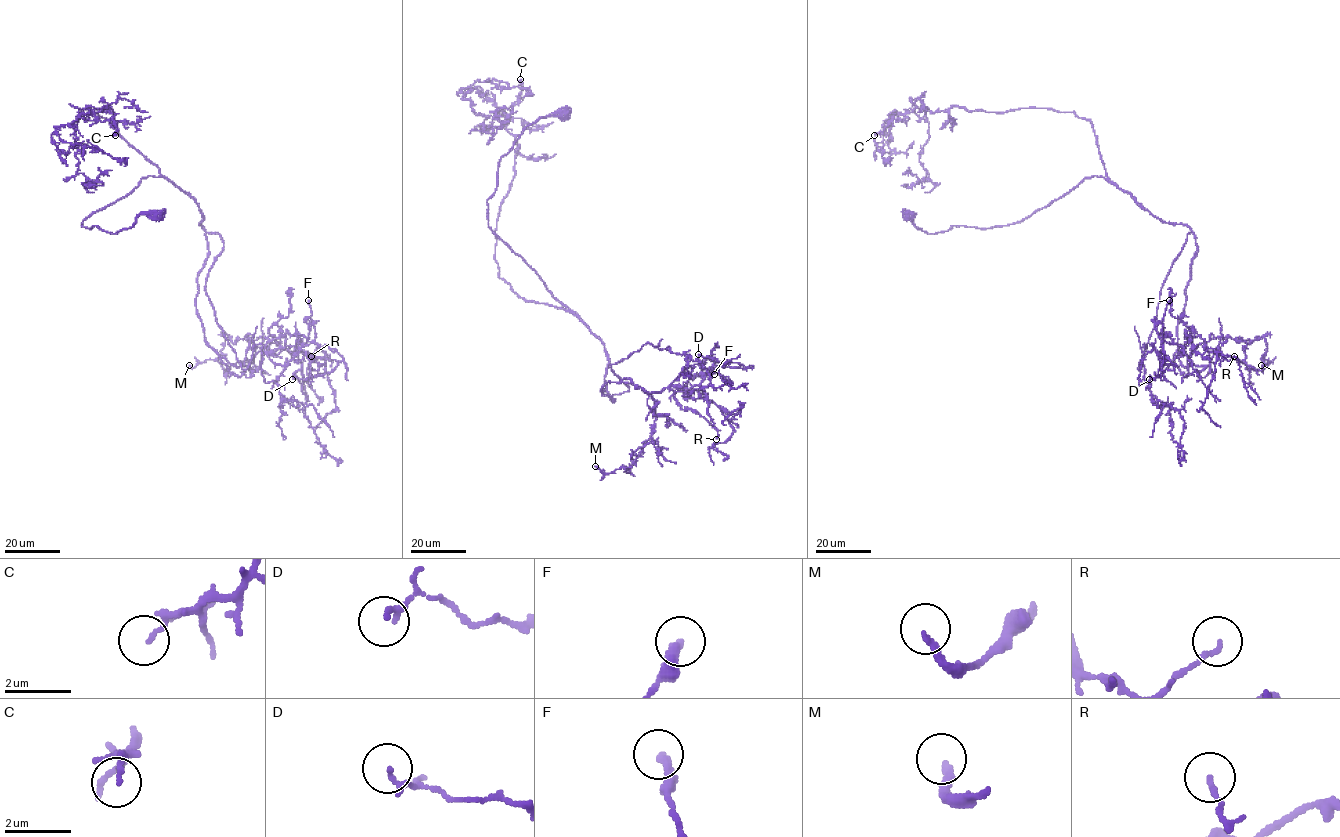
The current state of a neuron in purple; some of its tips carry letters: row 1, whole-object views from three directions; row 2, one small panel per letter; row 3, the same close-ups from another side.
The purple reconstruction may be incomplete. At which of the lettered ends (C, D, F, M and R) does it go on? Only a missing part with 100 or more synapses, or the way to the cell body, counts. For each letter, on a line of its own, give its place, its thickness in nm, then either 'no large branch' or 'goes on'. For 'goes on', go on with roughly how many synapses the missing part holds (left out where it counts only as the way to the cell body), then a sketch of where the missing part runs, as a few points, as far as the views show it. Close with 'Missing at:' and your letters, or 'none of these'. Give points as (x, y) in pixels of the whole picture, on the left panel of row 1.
C: place (115, 135); calibre 130 nm; no large branch
D: place (292, 379); calibre 150 nm; no large branch
F: place (308, 300); calibre 280 nm; no large branch
M: place (189, 365); calibre 220 nm; no large branch
R: place (311, 356); calibre 130 nm; no large branch
Missing at: none of these

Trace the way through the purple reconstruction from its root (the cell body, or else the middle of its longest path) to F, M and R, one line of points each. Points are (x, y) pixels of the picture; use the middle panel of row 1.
F: (562, 112), (501, 158), (488, 227), (601, 340), (613, 401), (608, 381), (655, 392), (714, 374)
M: (562, 112), (501, 158), (488, 225), (601, 340), (603, 395), (655, 401), (630, 471), (595, 466)
R: (562, 112), (501, 158), (488, 225), (601, 340), (613, 401), (603, 395), (624, 378), (670, 388), (716, 439)

